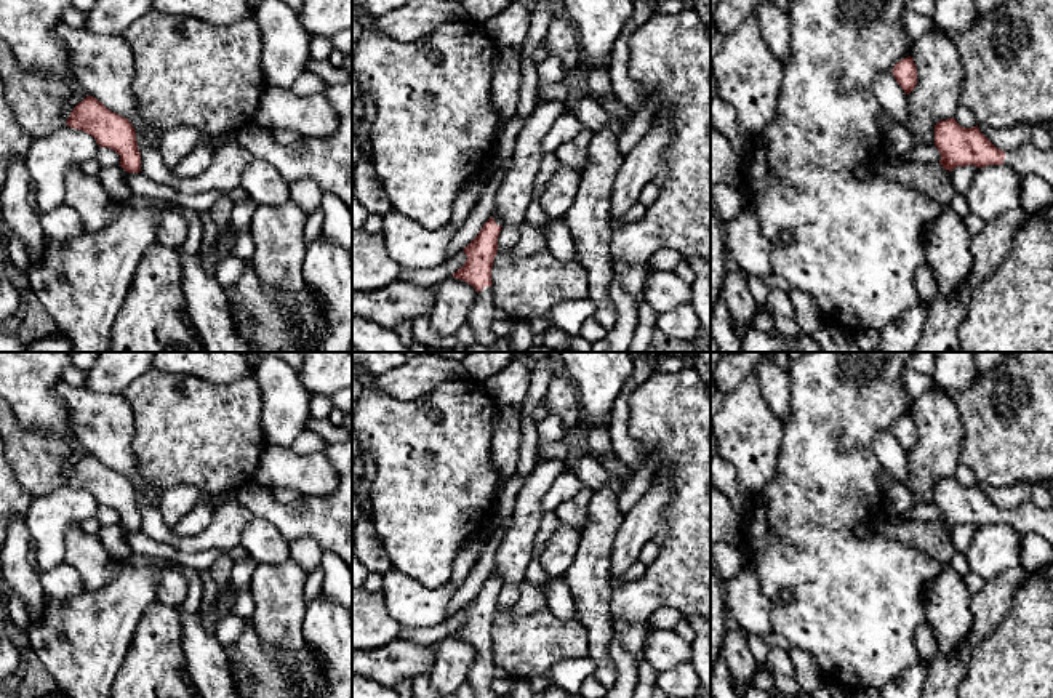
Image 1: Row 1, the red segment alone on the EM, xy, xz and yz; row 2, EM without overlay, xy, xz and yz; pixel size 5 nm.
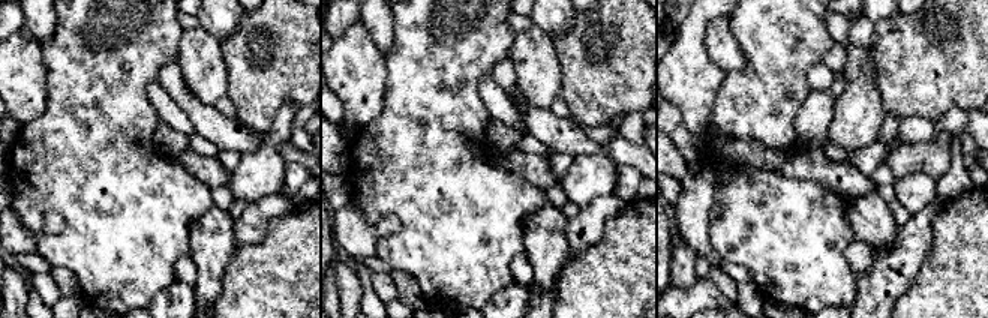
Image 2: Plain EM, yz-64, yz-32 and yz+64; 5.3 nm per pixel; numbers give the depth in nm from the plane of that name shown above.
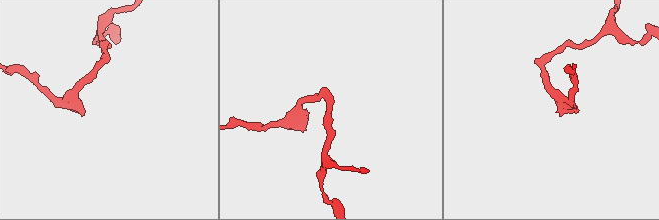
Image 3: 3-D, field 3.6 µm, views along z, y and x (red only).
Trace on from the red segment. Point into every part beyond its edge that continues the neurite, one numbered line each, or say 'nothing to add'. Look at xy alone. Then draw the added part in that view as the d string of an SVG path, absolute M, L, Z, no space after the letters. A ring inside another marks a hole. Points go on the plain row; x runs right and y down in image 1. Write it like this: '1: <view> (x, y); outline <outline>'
nothing to add

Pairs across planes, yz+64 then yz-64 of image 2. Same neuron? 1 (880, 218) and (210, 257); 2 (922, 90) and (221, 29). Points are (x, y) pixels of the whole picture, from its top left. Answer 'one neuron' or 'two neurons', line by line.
1: one neuron
2: two neurons

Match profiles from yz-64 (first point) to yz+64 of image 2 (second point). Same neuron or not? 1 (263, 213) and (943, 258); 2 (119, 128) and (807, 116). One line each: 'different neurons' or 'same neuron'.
1: different neurons
2: different neurons

